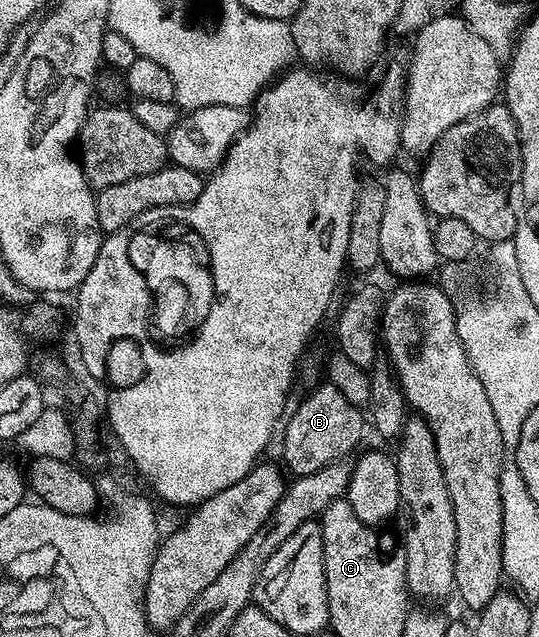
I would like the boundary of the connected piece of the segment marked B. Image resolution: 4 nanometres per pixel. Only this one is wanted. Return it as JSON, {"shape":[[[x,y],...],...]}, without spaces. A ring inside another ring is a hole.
{"shape":[[[322,383],[319,389],[314,389],[294,409],[294,414],[287,416],[284,421],[286,434],[282,437],[282,457],[286,460],[285,468],[291,469],[294,477],[312,475],[320,471],[320,467],[328,467],[328,463],[349,458],[350,452],[362,441],[362,421],[364,425],[364,413],[361,408],[348,403],[341,391],[329,383]]]}

